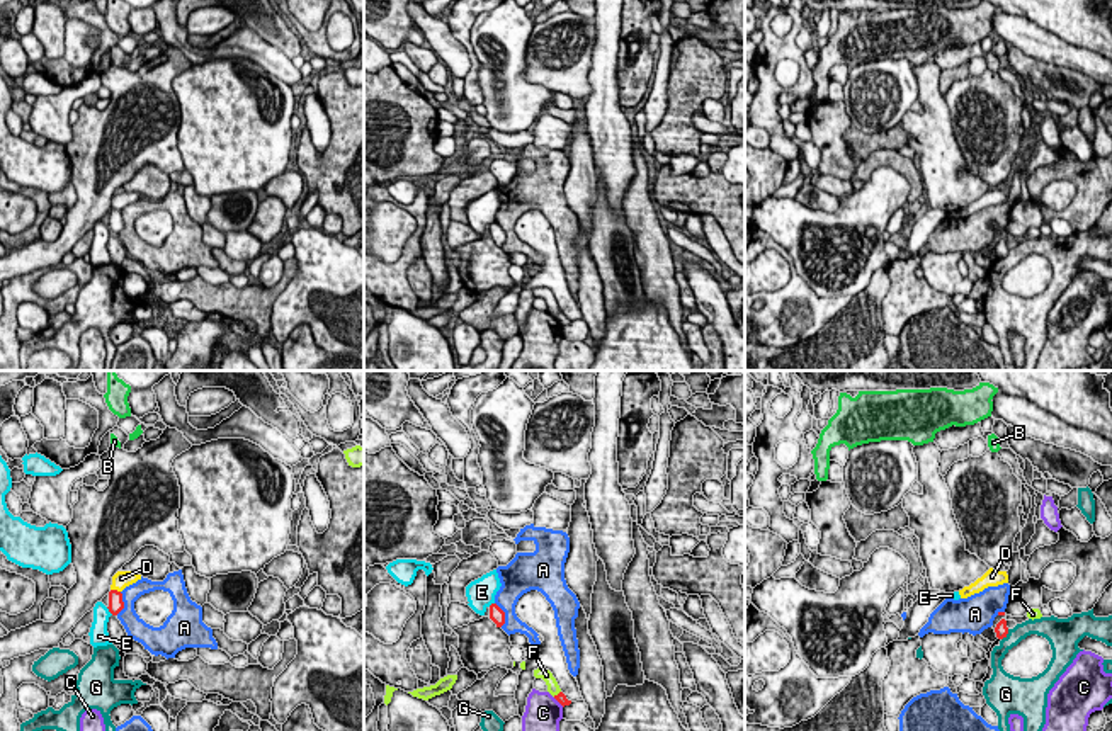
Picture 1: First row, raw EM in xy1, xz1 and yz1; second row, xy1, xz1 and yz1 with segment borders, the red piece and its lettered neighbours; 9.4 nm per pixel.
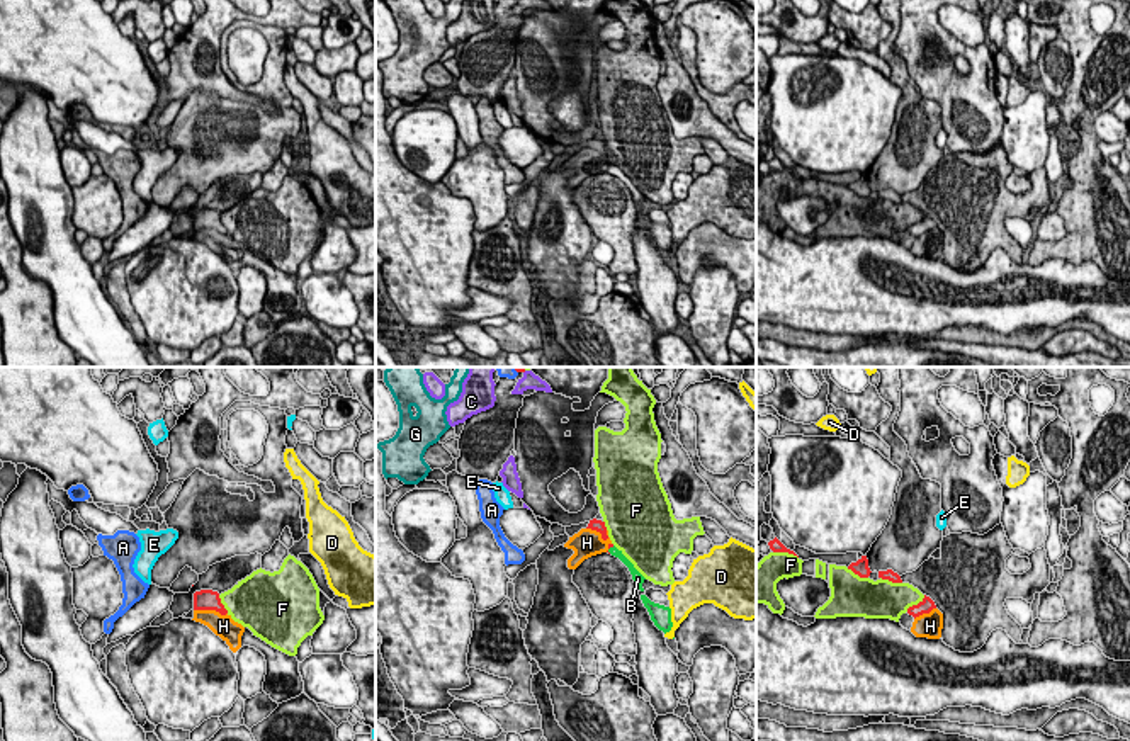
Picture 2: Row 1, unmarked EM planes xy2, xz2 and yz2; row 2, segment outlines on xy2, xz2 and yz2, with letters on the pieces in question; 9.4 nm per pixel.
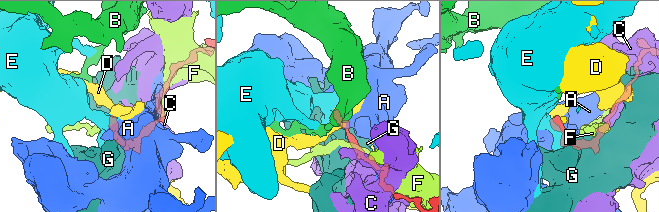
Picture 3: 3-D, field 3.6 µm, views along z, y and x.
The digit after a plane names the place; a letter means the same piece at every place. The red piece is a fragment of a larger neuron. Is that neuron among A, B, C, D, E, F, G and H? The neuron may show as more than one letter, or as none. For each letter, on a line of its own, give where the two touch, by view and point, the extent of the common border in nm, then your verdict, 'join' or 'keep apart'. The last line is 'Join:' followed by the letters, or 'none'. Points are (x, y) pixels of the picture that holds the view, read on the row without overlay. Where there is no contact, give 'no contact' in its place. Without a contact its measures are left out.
A: meets red in xz1 at (504, 233); contact 240 nm long; keep apart
B: meets red in xz2 at (610, 165); contact 100 nm long; join
C: meets red in xz1 at (558, 320); contact 140 nm long; keep apart
D: meets red in xy1 at (116, 209); contact 100 nm long; keep apart
E: meets red in xy1 at (109, 230); contact 110 nm long; keep apart
F: meets red in yz2 at (785, 170); contact 240 nm long; keep apart
G: meets red in yz1 at (1007, 252); contact 130 nm long; keep apart
H: meets red in xy2 at (211, 228); contact 320 nm long; keep apart
Join: B

